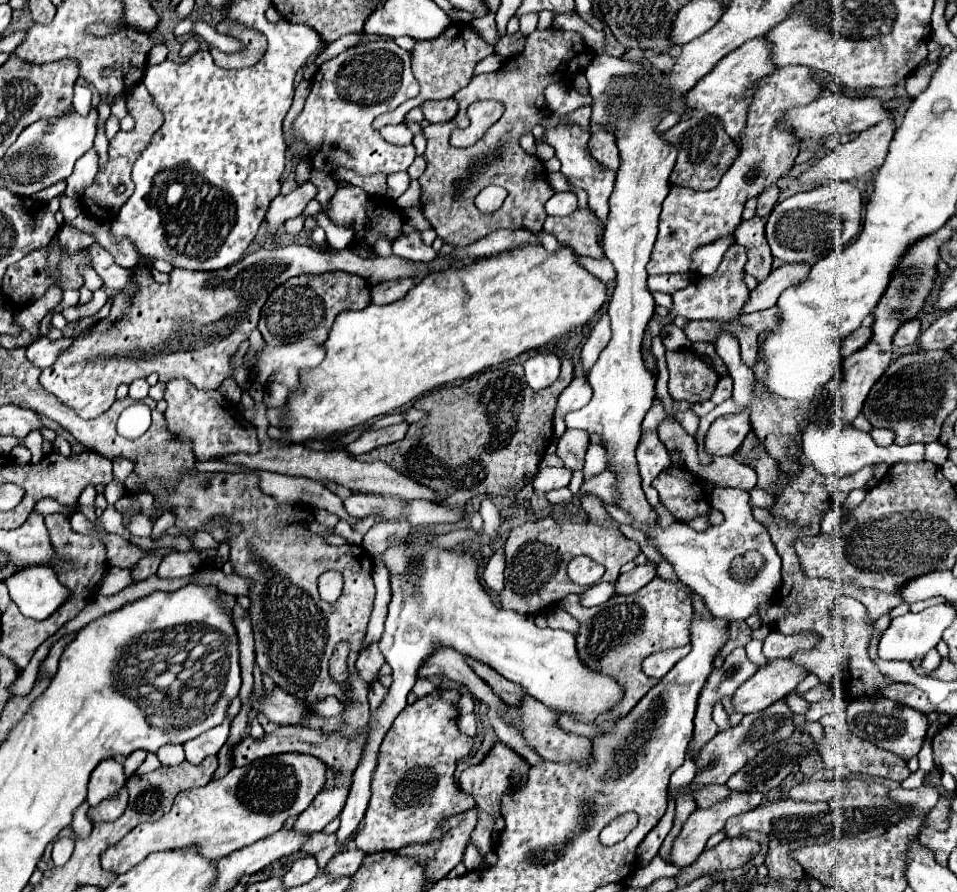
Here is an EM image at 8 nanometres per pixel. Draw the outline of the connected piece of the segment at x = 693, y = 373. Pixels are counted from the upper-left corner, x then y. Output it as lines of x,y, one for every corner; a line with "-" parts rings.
691,348
665,352
669,368
669,394
675,400
709,400
719,374

